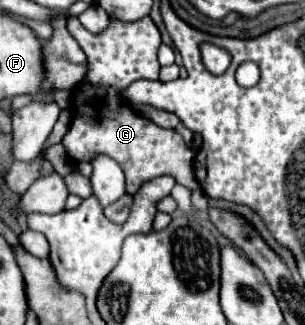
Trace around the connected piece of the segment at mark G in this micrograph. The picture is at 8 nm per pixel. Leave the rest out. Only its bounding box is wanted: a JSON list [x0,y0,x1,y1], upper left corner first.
[62,17,200,195]

